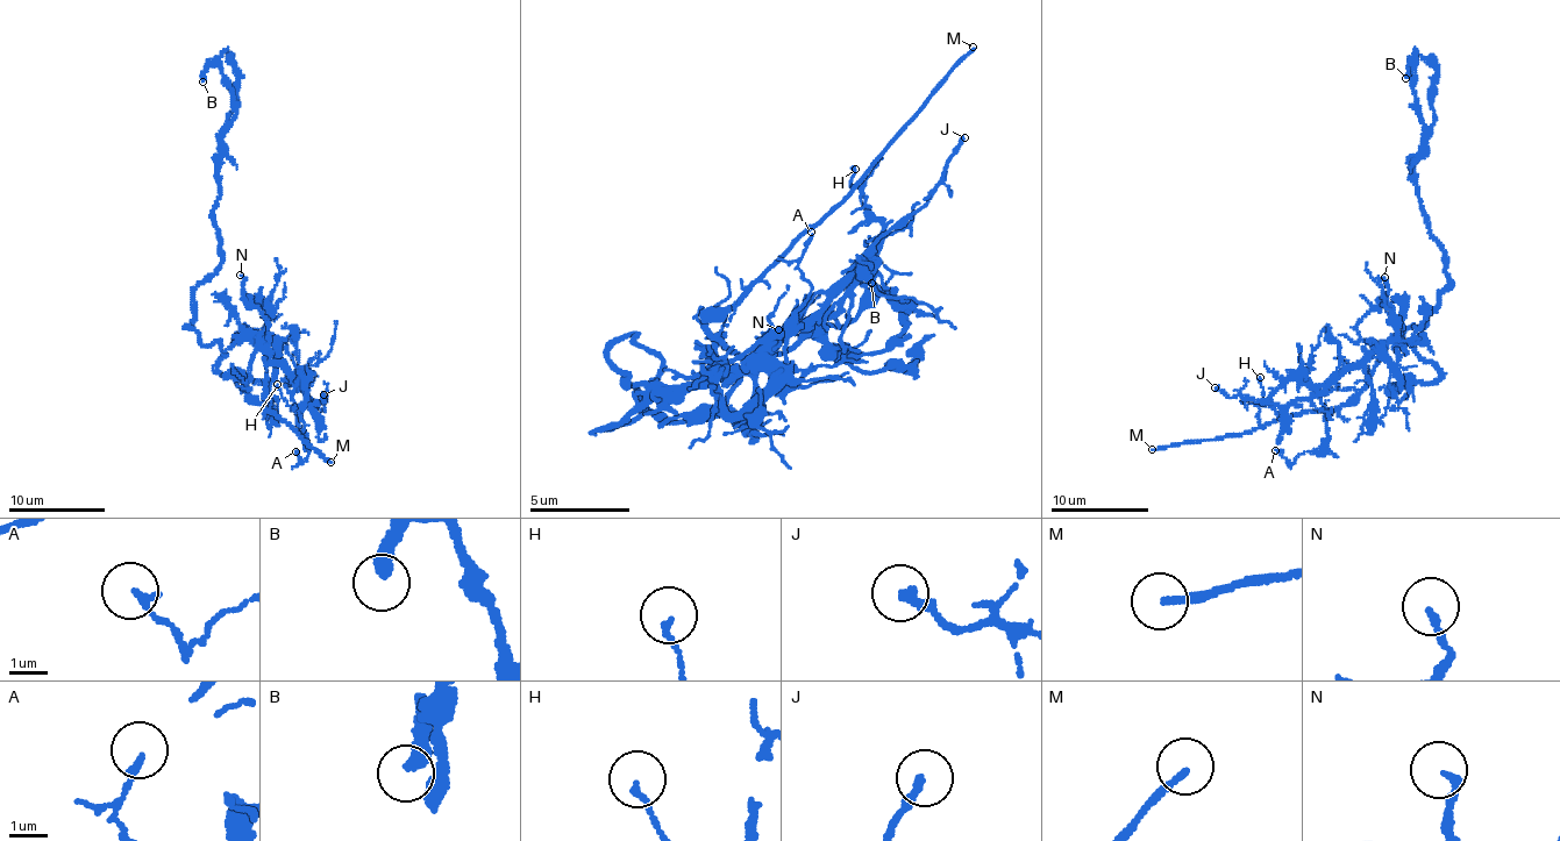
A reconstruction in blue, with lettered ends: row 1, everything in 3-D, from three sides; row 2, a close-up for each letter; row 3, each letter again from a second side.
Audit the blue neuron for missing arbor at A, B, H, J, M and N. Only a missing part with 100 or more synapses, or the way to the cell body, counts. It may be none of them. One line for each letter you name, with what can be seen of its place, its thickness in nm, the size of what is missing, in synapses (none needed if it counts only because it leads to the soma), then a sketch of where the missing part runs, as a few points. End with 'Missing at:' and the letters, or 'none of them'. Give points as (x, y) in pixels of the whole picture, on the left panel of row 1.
M: at (330, 462); 190 nm thick; missing branch runs (330, 462), (355, 458), (364, 476), (384, 444), (382, 440)
Missing at: M

